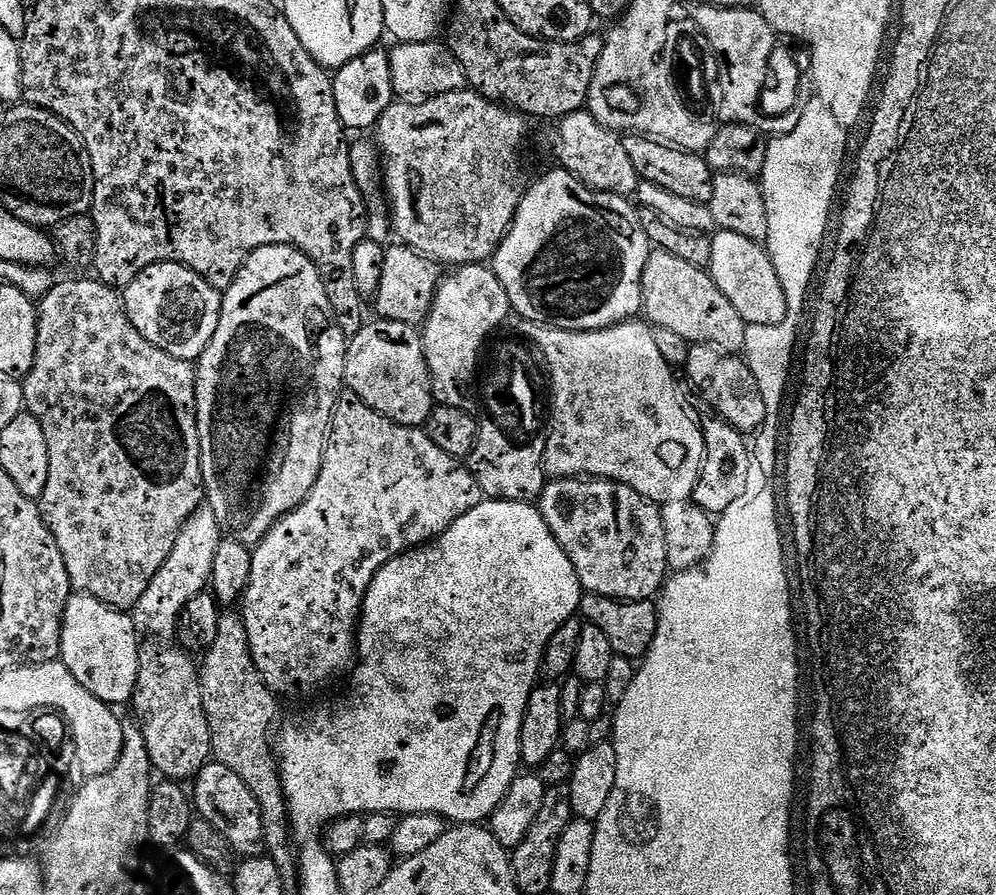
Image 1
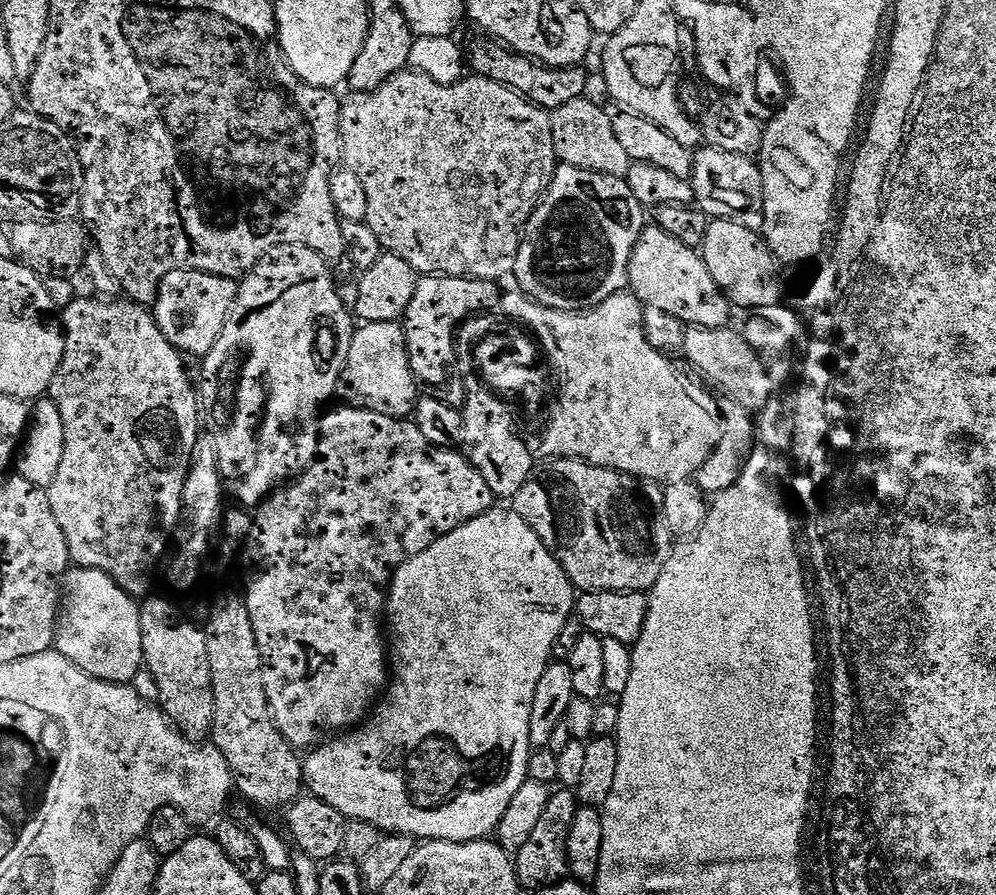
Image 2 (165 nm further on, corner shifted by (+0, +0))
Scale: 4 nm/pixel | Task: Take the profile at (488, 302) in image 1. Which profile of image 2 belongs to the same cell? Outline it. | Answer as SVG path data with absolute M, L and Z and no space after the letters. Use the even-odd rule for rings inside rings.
M421 275L415 286L413 301L402 321L409 362L417 381L430 387L430 394L461 409L466 399L465 377L458 370L454 334L458 324L472 312L495 309L502 295L501 285L490 279L464 276Z

